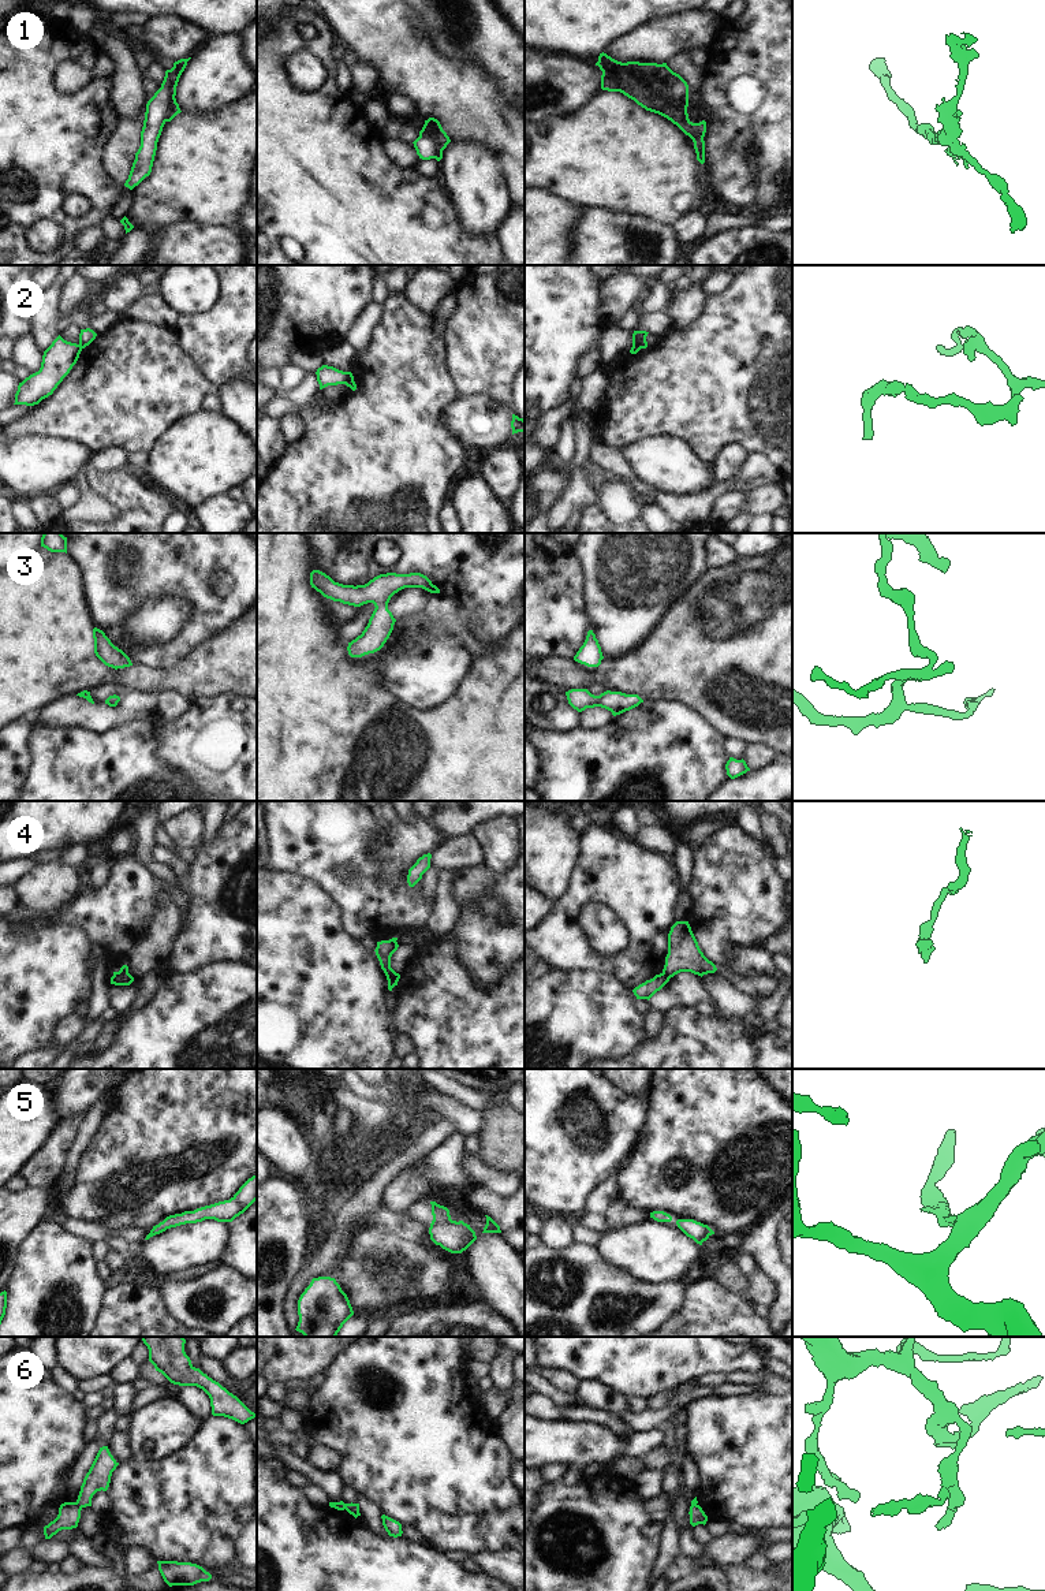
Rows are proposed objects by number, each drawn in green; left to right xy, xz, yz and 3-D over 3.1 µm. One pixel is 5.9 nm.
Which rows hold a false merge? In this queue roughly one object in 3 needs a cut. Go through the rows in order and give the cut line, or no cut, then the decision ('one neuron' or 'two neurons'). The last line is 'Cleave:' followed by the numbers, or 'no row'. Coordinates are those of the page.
1: no cut; one neuron
2: cut in xz along (349, 372), (346, 384); two neurons
3: no cut; one neuron
4: cut in yz along (663, 971), (670, 977); two neurons
5: no cut; one neuron
6: cut in xy along (75, 1502), (81, 1509); two neurons
Cleave: 2, 4, 6

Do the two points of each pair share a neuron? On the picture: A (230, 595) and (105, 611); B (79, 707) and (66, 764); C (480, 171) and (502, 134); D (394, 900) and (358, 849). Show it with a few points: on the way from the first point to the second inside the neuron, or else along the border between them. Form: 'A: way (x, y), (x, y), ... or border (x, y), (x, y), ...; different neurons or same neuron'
A: way (198, 582), (137, 582); same neuron
B: border (43, 723), (51, 727), (82, 727), (105, 731); different neurons
C: border (462, 140), (482, 140), (492, 146), (506, 178); different neurons
D: way (380, 887), (373, 882), (372, 869), (368, 863); same neuron

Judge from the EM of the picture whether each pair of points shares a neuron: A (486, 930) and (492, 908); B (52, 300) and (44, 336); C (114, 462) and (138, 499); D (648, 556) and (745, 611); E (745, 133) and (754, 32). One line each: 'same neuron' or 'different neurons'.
A: different neurons
B: same neuron
C: different neurons
D: different neurons
E: same neuron

